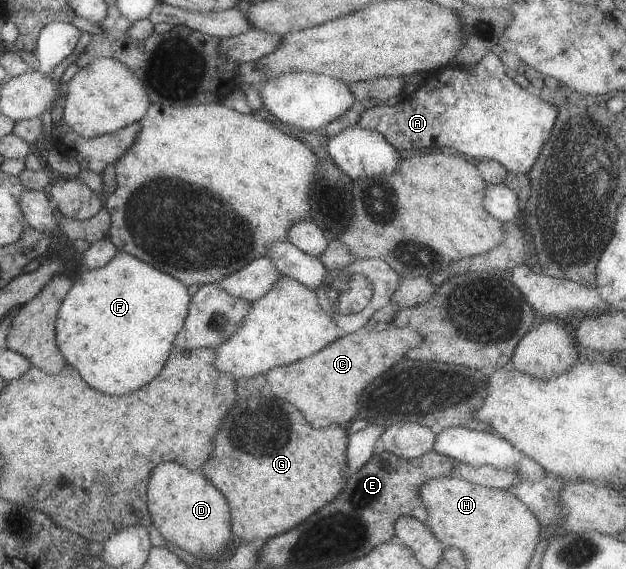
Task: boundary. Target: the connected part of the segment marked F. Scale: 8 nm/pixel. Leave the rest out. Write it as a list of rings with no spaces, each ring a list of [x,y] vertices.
[[[122,251],[101,267],[82,269],[72,281],[55,318],[55,341],[66,362],[78,370],[90,388],[110,396],[120,396],[148,384],[166,362],[172,341],[186,318],[191,299],[187,286],[172,275],[164,274]]]

